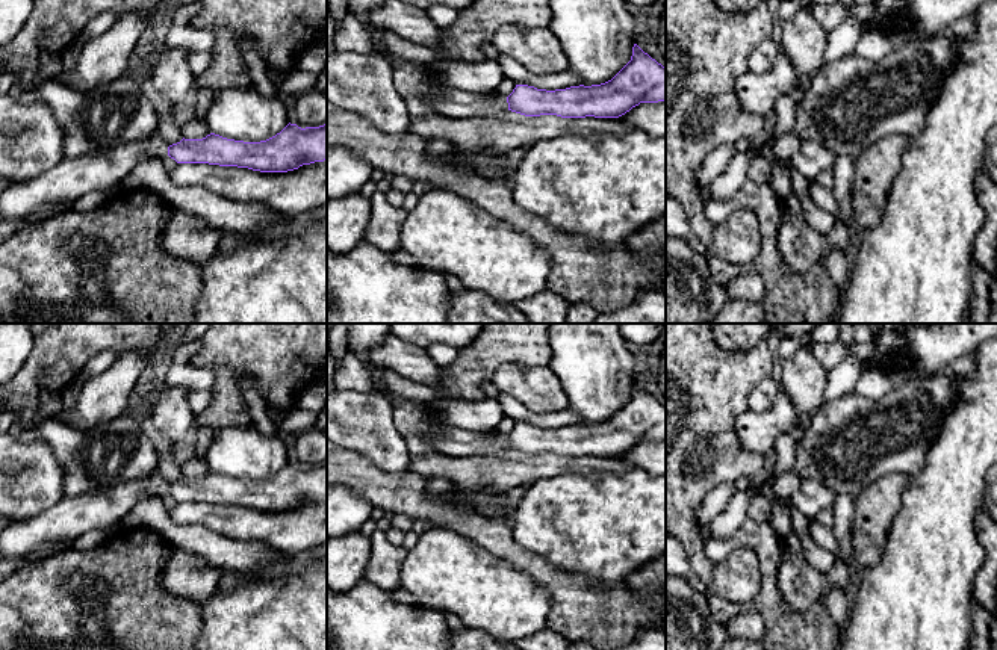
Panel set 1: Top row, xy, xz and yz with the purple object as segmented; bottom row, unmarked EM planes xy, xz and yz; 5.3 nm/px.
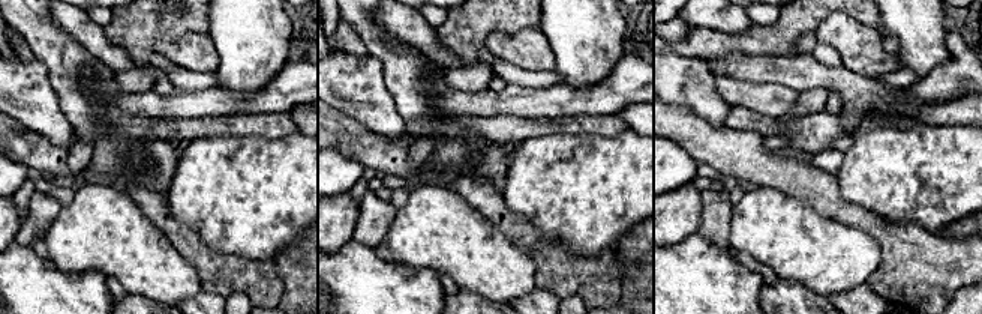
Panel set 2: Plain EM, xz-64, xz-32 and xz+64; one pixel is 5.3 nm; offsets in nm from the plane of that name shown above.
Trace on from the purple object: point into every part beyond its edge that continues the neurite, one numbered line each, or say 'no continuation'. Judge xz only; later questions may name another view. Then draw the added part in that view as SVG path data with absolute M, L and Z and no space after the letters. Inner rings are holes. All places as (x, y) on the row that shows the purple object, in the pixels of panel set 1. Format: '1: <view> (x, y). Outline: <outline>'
1: xz (454, 103). Outline: M451 88L448 91L428 91L425 98L430 101L433 113L454 119L492 116L508 110L507 98L498 92L474 94Z

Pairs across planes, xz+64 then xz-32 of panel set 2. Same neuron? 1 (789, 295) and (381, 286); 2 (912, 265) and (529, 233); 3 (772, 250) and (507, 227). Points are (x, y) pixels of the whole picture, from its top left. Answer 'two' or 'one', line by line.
1: one
2: one
3: two

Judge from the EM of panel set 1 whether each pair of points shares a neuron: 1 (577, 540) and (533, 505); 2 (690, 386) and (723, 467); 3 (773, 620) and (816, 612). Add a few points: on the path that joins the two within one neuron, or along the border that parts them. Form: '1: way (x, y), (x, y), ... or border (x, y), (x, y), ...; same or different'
1: way (566, 529), (555, 519), (543, 516); same
2: way (690, 405), (692, 436), (704, 448); same
3: way (784, 620), (805, 620); same

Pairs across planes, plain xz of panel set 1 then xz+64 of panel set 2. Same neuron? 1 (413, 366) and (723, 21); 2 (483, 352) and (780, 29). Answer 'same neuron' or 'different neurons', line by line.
1: same neuron
2: same neuron

